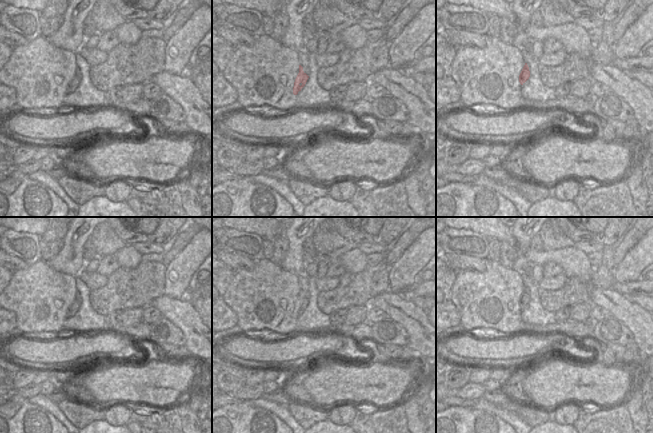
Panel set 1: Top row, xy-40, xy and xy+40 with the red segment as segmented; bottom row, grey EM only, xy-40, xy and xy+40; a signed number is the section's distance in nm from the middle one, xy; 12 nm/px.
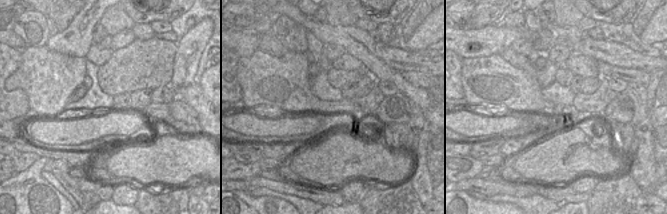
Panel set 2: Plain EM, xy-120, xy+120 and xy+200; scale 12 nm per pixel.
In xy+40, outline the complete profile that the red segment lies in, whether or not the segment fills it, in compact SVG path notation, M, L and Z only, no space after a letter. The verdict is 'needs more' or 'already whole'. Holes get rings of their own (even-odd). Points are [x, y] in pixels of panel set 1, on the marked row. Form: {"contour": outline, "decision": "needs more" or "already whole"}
{"contour": "M525 63L520 75L519 75L519 82L523 85L530 77L530 71L527 63Z", "decision": "already whole"}

